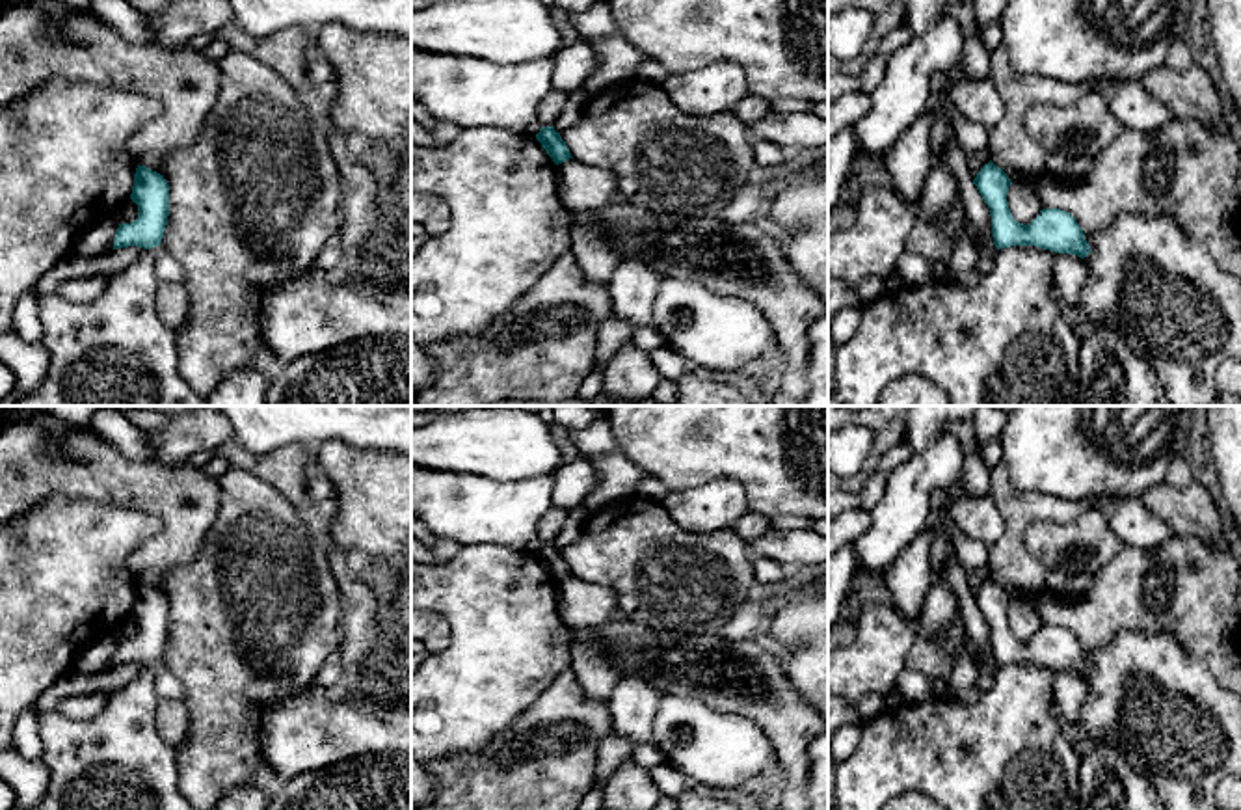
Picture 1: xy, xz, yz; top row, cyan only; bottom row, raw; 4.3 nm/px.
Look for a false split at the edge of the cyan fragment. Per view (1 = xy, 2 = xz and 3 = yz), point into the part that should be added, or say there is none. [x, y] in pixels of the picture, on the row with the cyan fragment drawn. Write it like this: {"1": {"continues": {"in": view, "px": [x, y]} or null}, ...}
{"1": {"continues": null}, "2": {"continues": null}, "3": {"continues": null}}

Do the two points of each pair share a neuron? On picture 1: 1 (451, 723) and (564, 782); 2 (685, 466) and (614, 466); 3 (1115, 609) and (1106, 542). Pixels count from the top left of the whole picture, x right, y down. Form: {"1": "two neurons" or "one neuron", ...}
{"1": "two neurons", "2": "two neurons", "3": "two neurons"}

